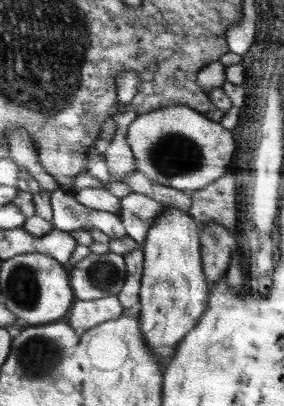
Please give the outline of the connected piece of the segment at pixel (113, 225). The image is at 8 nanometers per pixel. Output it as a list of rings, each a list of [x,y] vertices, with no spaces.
[[[59,188],[51,193],[52,220],[56,229],[66,232],[92,228],[98,229],[112,238],[126,238],[127,232],[117,214],[92,210],[79,204],[74,193]]]

